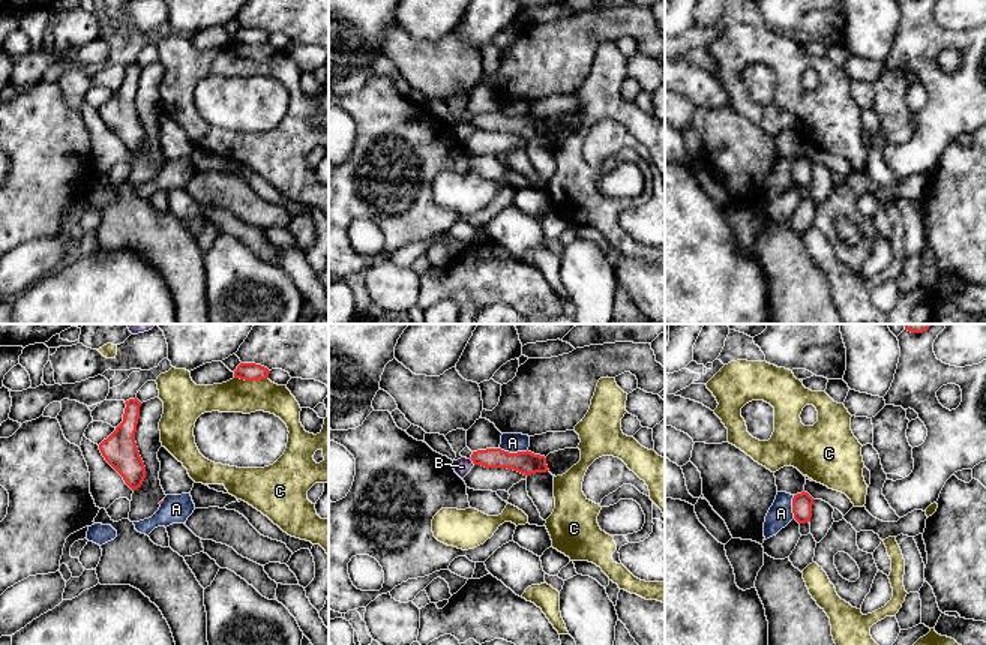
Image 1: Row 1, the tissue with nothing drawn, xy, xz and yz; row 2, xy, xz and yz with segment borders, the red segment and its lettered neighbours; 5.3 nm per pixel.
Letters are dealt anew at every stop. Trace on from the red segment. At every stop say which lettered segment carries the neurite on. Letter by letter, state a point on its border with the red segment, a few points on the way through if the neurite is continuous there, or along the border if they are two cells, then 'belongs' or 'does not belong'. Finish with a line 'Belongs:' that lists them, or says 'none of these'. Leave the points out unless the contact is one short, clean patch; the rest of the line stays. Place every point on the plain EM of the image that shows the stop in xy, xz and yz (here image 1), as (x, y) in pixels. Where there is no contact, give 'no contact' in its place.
A: contact xz (514, 117); border xz (500, 111), (509, 116), (527, 114); does not belong
B: contact xz (471, 123); border xz (470, 122), (474, 128); does not belong
C: contact xy (251, 44); does not belong
Belongs: none of these

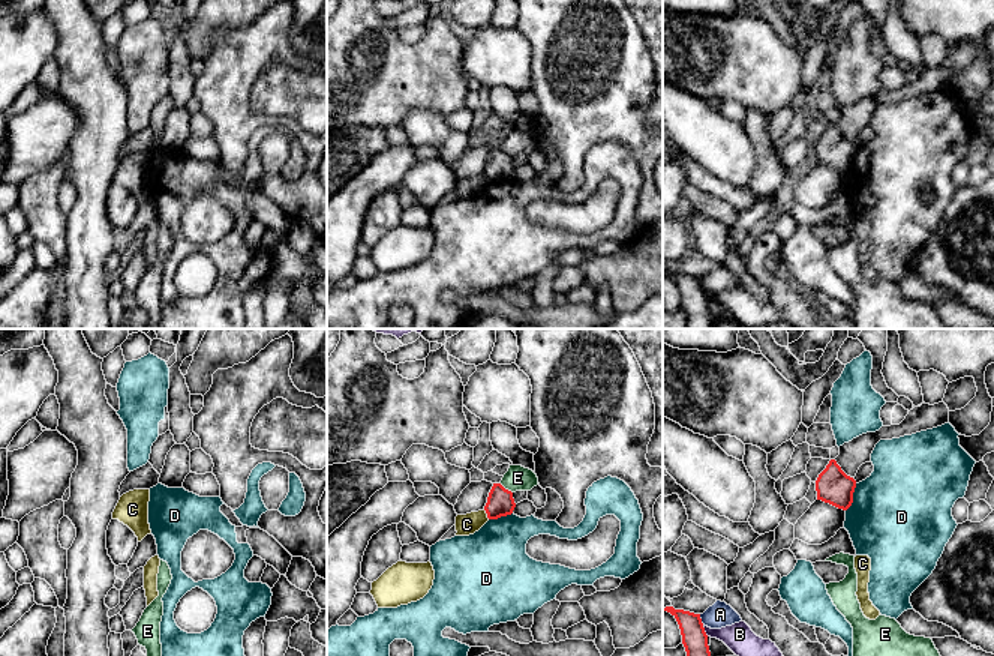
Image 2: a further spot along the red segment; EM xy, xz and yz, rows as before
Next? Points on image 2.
A: contact yz (700, 282); does not belong
B: contact yz (703, 294); does not belong
C: contact xz (486, 176); border xz (483, 173), (489, 182); does not belong
D: contact yz (852, 161); does not belong
E: contact xz (504, 152); does not belong
Belongs: none of these

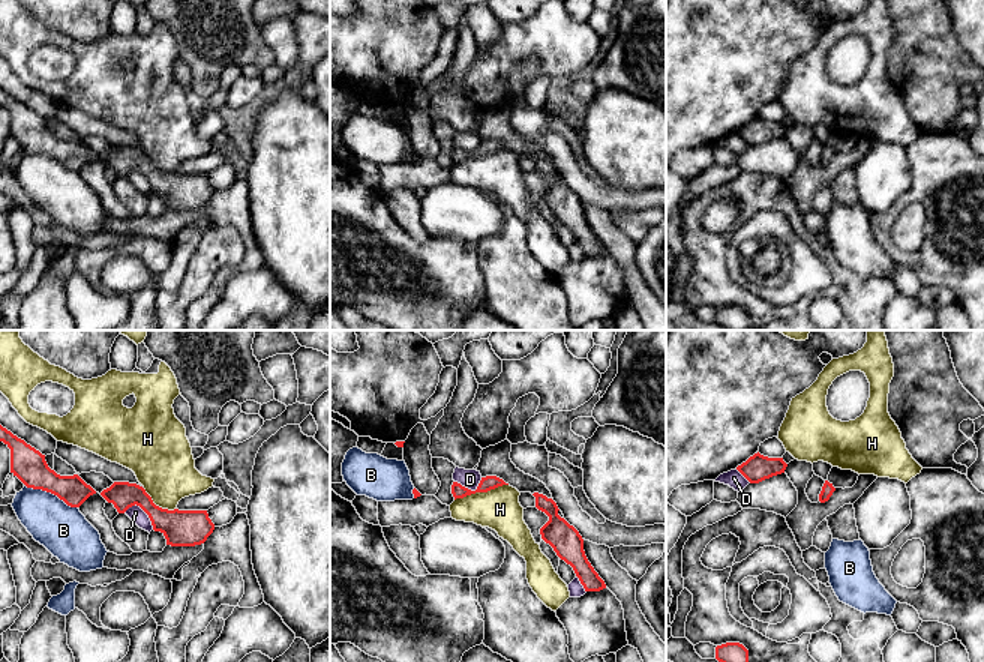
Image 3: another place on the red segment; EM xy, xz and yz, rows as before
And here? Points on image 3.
B: contact xy (51, 156); border xy (24, 147), (50, 155), (77, 171); does not belong
D: contact xy (143, 173); does not belong
H: contact xz (480, 155); does not belong
Belongs: none of these

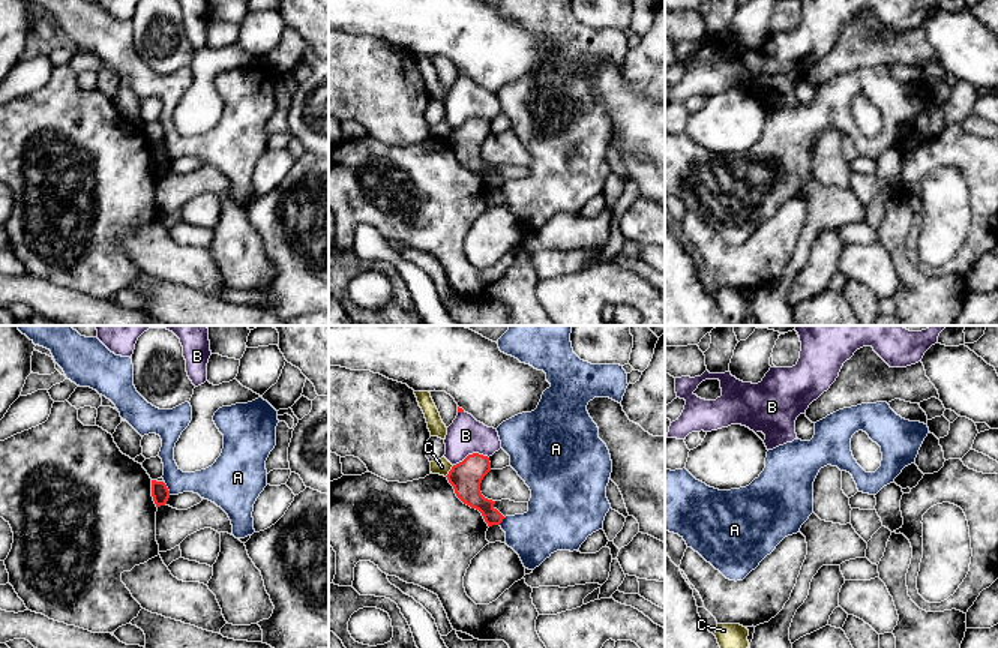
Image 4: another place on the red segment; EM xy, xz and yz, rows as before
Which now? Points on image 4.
A: contact xy (167, 153); border xy (164, 147), (170, 158); does not belong
B: contact xz (470, 119); border xz (488, 120), (468, 117), (453, 129); does not belong
C: contact xz (449, 135); does not belong
Belongs: none of these

